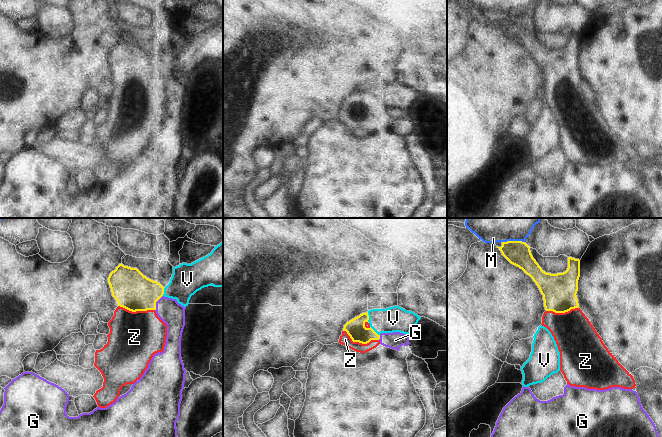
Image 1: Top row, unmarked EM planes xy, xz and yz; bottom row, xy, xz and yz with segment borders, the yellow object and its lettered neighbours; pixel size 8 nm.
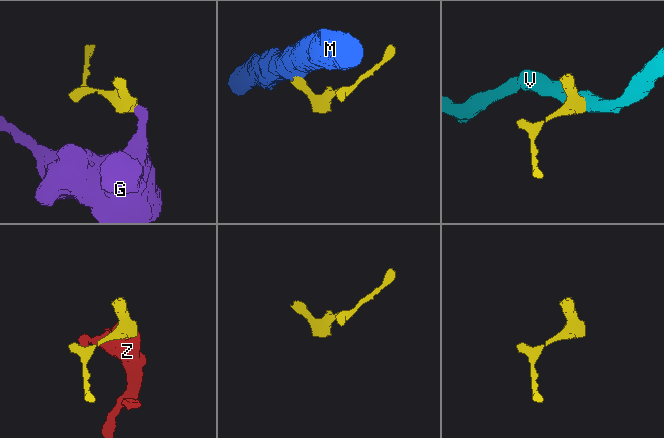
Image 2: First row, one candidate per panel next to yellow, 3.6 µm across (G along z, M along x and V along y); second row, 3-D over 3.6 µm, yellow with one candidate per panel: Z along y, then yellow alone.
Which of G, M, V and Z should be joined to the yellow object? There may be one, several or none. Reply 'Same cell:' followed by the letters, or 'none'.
Same cell: Z

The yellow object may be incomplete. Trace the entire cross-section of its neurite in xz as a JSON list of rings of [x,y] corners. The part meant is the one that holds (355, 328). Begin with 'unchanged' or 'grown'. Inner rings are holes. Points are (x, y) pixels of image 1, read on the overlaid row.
grown; [[[366,312],[347,322],[338,343],[360,353],[376,348],[380,344],[380,335],[370,327],[368,320]]]

